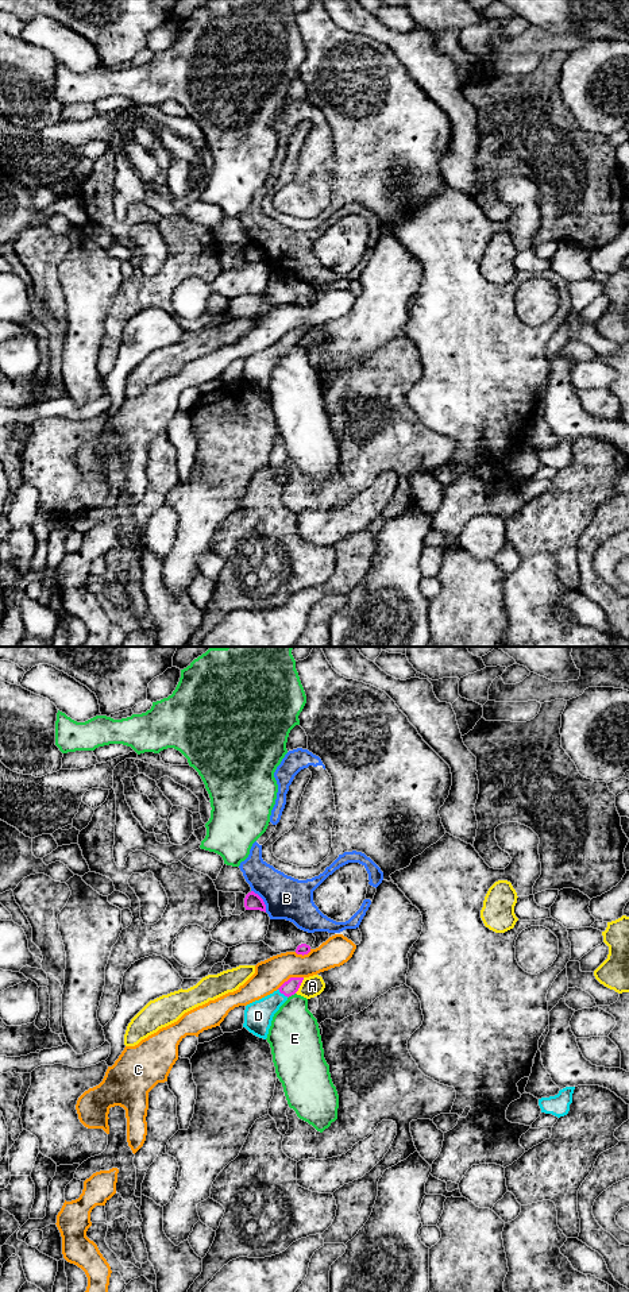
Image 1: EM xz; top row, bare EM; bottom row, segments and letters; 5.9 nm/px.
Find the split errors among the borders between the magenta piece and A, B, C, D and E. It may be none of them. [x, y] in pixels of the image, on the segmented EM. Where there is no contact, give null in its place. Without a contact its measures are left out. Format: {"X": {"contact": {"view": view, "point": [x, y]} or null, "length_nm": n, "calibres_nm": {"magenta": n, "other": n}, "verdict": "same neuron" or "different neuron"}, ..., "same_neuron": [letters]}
{"A": {"contact": {"view": "xz", "point": [300, 984]}, "length_nm": 110, "calibres_nm": {"magenta": 90, "other": 120}, "verdict": "different neuron"}, "B": {"contact": {"view": "xz", "point": [262, 901]}, "length_nm": 160, "calibres_nm": {"magenta": 100, "other": 260}, "verdict": "different neuron"}, "C": {"contact": {"view": "xz", "point": [290, 978]}, "length_nm": 180, "calibres_nm": {"magenta": 90, "other": 180}, "verdict": "different neuron"}, "D": {"contact": {"view": "xz", "point": [282, 992]}, "length_nm": 80, "calibres_nm": {"magenta": 90, "other": 170}, "verdict": "same neuron"}, "E": {"contact": {"view": "xz", "point": [290, 995]}, "length_nm": 60, "calibres_nm": {"magenta": 90, "other": 300}, "verdict": "different neuron"}, "same_neuron": ["D"]}

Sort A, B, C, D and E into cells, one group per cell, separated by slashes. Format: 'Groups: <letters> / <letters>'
Groups: A / B / C / D / E

